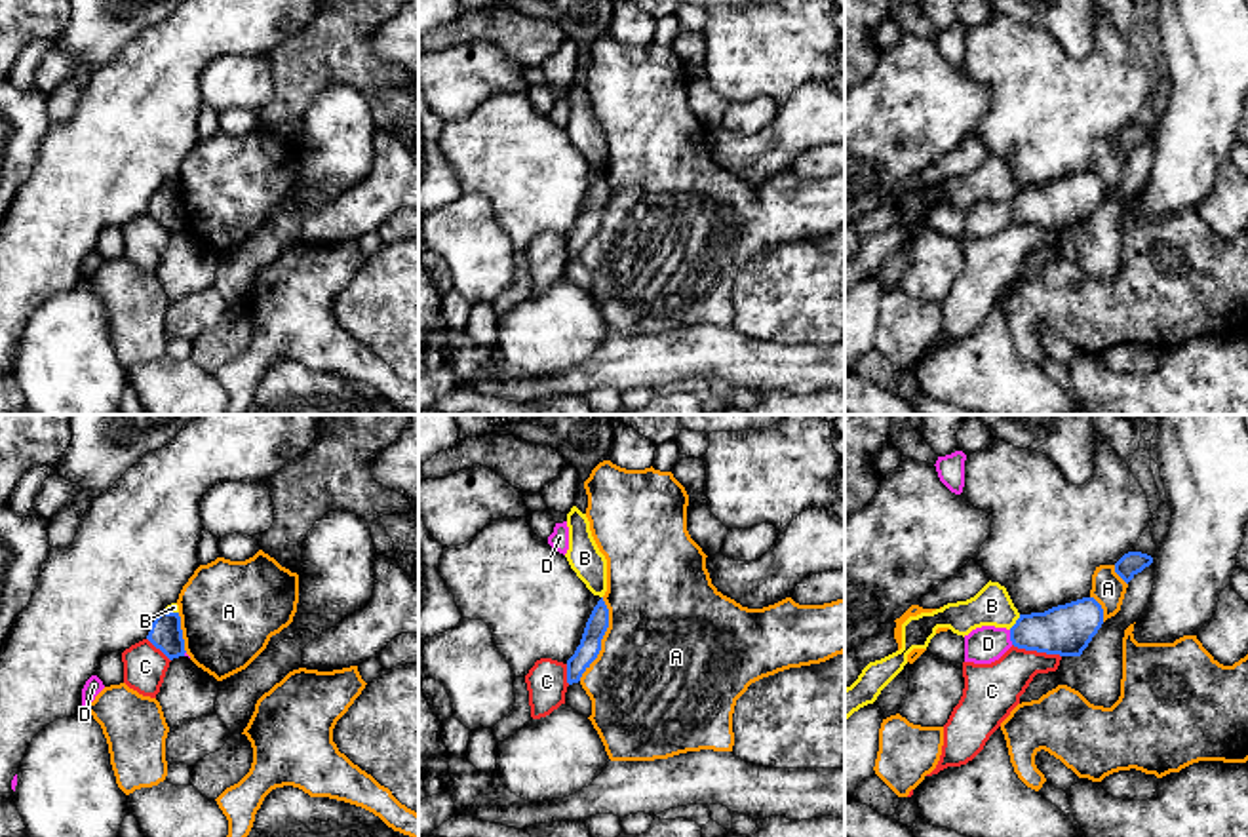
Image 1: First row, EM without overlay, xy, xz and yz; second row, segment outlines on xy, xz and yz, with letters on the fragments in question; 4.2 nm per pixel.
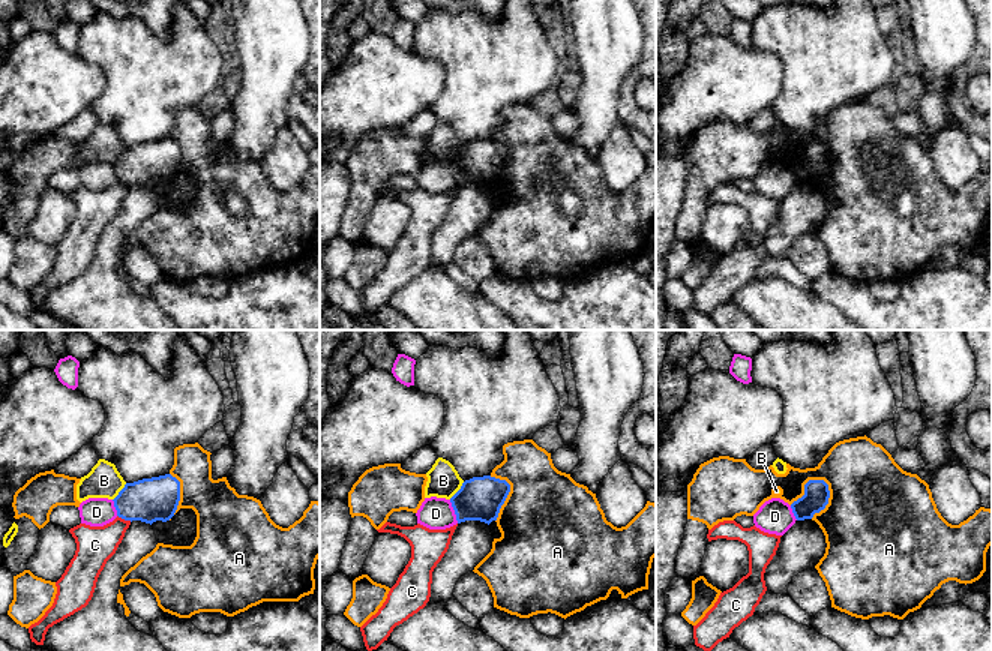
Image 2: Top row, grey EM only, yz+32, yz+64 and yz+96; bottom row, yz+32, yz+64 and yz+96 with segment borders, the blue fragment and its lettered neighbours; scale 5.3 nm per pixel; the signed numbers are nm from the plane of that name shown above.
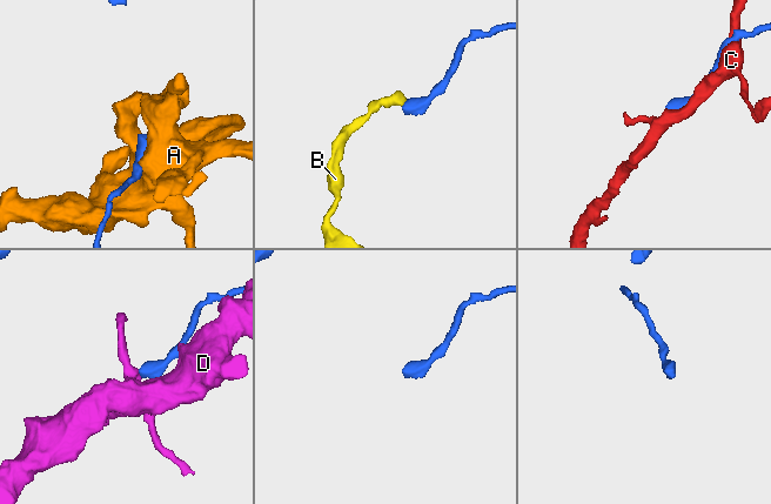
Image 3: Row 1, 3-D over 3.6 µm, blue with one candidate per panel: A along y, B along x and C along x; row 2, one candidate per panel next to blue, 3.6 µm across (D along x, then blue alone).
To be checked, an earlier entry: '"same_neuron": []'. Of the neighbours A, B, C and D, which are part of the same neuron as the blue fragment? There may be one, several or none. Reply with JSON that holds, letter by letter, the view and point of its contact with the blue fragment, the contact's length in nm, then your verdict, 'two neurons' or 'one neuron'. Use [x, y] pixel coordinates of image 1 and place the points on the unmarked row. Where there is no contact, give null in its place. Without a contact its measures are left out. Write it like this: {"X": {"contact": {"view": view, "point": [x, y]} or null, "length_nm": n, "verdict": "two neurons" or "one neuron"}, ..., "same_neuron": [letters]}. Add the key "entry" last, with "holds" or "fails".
{"A": {"contact": {"view": "xz", "point": [602, 212]}, "length_nm": 360, "verdict": "two neurons"}, "B": {"contact": {"view": "yz", "point": [1016, 196]}, "length_nm": 80, "verdict": "two neurons"}, "C": {"contact": {"view": "yz", "point": [1037, 225]}, "length_nm": 220, "verdict": "two neurons"}, "D": {"contact": {"view": "yz", "point": [1011, 212]}, "length_nm": 70, "verdict": "two neurons"}, "same_neuron": [], "entry": "holds"}

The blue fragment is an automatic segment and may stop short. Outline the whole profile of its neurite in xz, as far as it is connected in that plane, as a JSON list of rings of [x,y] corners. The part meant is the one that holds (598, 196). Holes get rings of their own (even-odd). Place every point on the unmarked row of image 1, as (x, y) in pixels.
[[[601,171],[586,196],[580,219],[576,221],[575,228],[567,234],[569,259],[578,257],[582,247],[597,232],[601,224],[601,213],[607,202],[609,202],[609,183]]]

